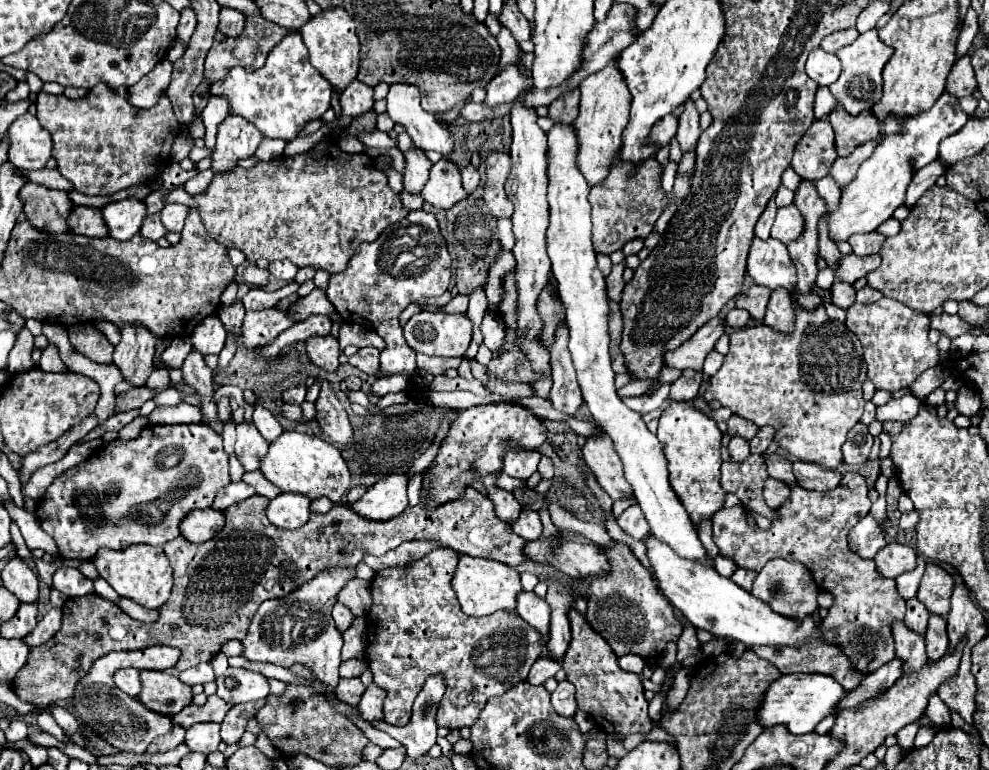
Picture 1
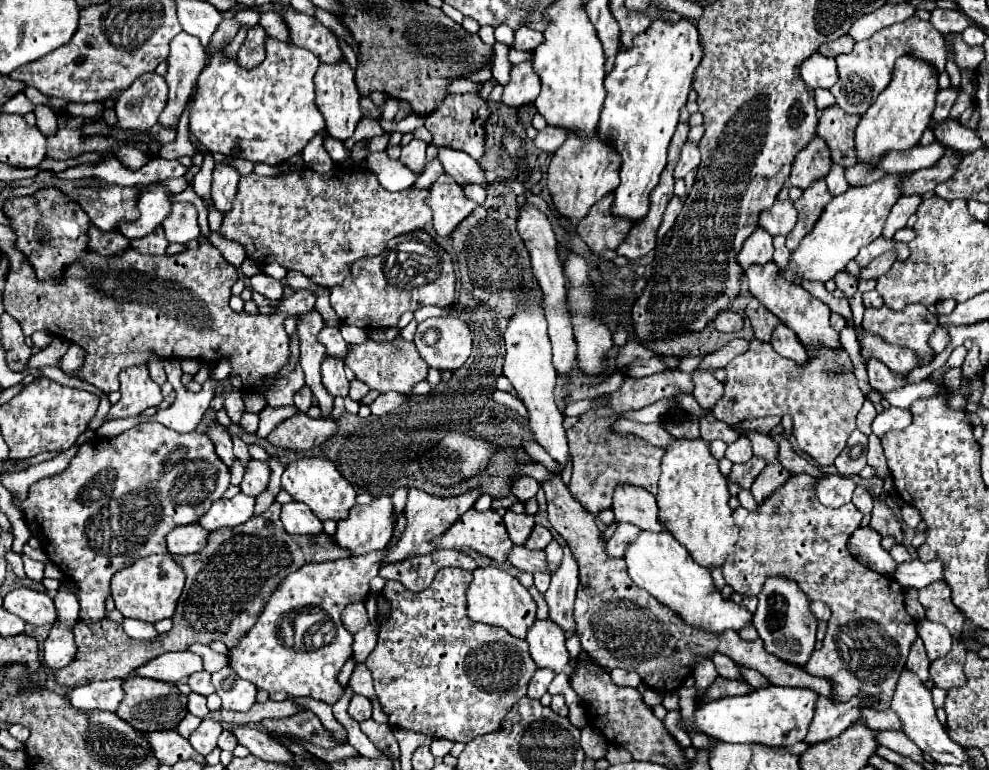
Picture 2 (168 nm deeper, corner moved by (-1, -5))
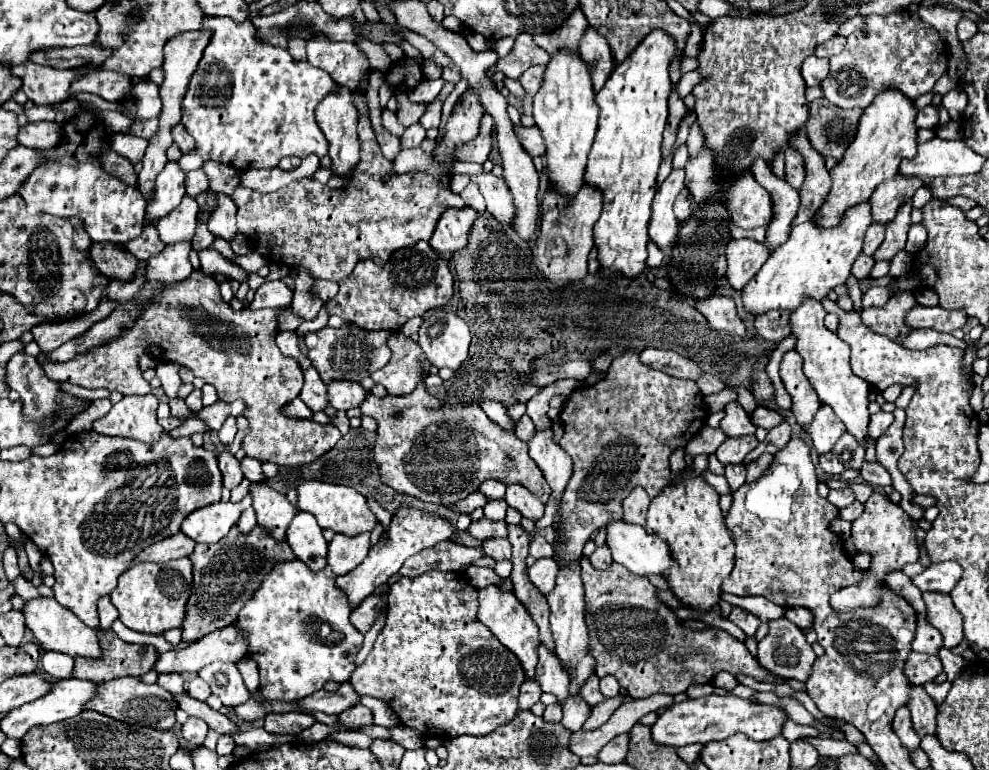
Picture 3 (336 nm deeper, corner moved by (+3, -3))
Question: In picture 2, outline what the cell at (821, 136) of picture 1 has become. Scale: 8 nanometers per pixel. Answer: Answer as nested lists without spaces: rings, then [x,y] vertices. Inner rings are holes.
[[[815,137],[803,151],[797,153],[791,169],[791,185],[807,189],[815,179],[825,179],[833,161],[829,157],[829,147],[823,139]]]

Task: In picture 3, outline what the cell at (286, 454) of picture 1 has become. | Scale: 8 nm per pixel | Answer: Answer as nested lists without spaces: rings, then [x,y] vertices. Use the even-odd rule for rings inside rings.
[[[301,481],[297,487],[297,493],[299,493],[297,507],[301,511],[313,513],[313,517],[317,519],[321,529],[331,529],[335,533],[355,537],[357,533],[373,531],[377,525],[377,517],[369,509],[367,499],[361,493],[357,493],[353,487],[331,485],[331,483],[321,483],[321,481]]]

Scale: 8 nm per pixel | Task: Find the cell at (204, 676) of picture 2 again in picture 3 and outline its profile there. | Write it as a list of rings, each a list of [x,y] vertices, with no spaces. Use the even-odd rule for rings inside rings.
[[[195,677],[195,679],[189,683],[189,689],[187,689],[187,693],[189,693],[191,697],[199,699],[199,701],[205,701],[205,699],[211,695],[211,689],[209,689],[209,685],[207,685],[203,679]]]

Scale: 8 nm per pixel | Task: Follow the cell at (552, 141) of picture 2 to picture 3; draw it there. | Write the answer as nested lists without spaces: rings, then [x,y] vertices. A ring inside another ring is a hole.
[[[515,125],[515,133],[519,135],[519,143],[523,145],[523,149],[527,149],[527,153],[531,157],[545,155],[545,143],[543,143],[543,137],[541,137],[541,131],[539,129]]]

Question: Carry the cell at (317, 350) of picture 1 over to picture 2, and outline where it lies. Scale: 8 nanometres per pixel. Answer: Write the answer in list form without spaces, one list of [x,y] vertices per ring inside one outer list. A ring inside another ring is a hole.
[[[325,357],[321,363],[321,375],[323,375],[323,385],[327,391],[331,391],[333,397],[347,397],[349,393],[349,381],[343,371],[343,361],[339,357]]]

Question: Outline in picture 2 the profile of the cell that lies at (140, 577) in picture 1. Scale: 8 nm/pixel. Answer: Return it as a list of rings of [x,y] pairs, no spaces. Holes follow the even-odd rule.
[[[169,553],[147,555],[145,559],[137,559],[135,563],[131,563],[131,567],[125,567],[123,571],[117,571],[113,575],[111,597],[115,601],[115,607],[123,613],[123,617],[155,623],[175,613],[175,605],[183,591],[183,583],[185,583],[185,573]]]

